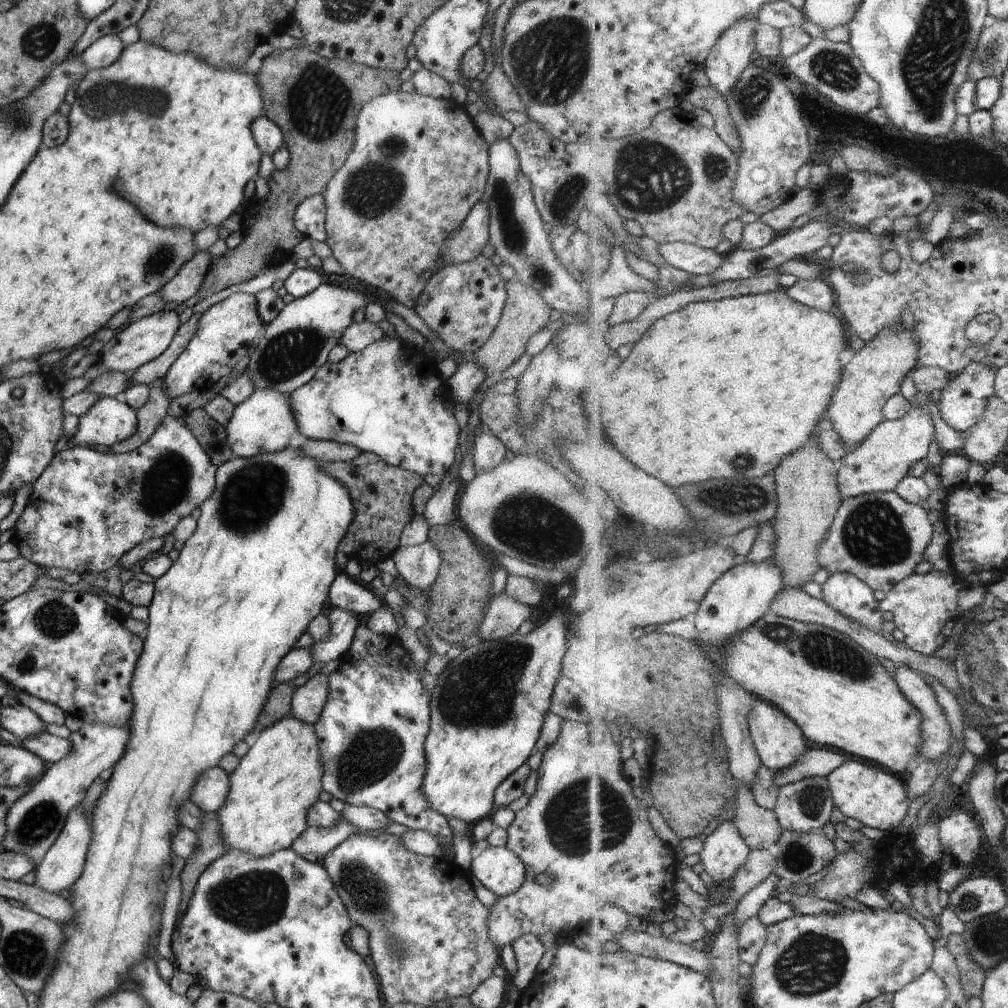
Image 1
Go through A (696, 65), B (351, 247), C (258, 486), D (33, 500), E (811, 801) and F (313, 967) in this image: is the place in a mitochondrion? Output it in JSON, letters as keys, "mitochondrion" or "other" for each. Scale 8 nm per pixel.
{"A":"other","B":"mitochondrion","C":"mitochondrion","D":"other","E":"mitochondrion","F":"other"}

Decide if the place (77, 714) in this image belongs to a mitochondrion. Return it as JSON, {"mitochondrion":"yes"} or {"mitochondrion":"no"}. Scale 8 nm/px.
{"mitochondrion":"no"}

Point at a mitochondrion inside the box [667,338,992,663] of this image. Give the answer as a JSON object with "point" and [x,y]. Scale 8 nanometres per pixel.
{"point":[873,536]}

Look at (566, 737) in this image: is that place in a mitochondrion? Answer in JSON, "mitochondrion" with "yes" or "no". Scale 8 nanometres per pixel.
{"mitochondrion":"no"}

